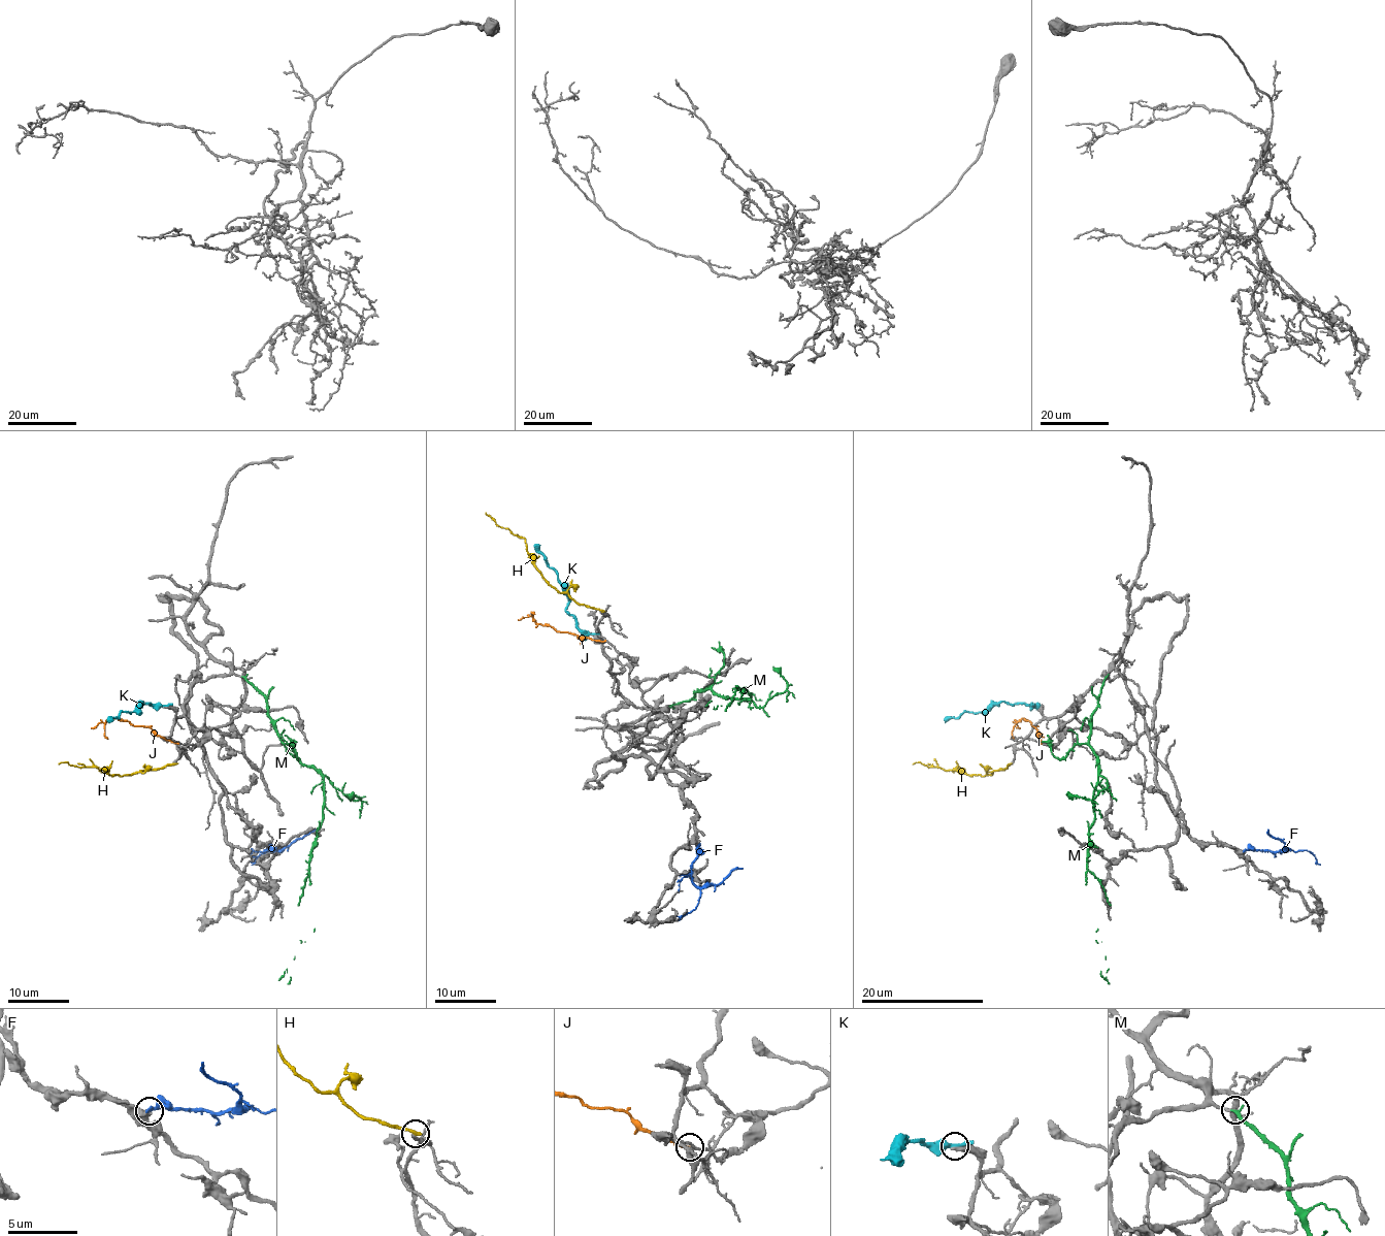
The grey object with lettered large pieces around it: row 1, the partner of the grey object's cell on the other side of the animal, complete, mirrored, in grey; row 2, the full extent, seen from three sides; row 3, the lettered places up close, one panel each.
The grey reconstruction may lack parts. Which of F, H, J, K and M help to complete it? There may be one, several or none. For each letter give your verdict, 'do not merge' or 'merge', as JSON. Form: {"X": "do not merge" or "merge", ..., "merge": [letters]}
{"F": "do not merge", "H": "do not merge", "J": "do not merge", "K": "do not merge", "M": "merge", "merge": ["M"]}

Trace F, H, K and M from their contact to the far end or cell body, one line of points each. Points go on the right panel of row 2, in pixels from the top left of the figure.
F: (1245, 850), (1286, 850), (1285, 844), (1267, 828)
H: (1011, 762), (1004, 769), (985, 775), (968, 775), (920, 762), (913, 765)
K: (1034, 706), (991, 703), (981, 712), (962, 712), (956, 718), (944, 720)
M: (1107, 677), (1089, 743), (1098, 775), (1092, 797), (1088, 869), (1100, 882), (1110, 906), (1095, 940), (1110, 984)

